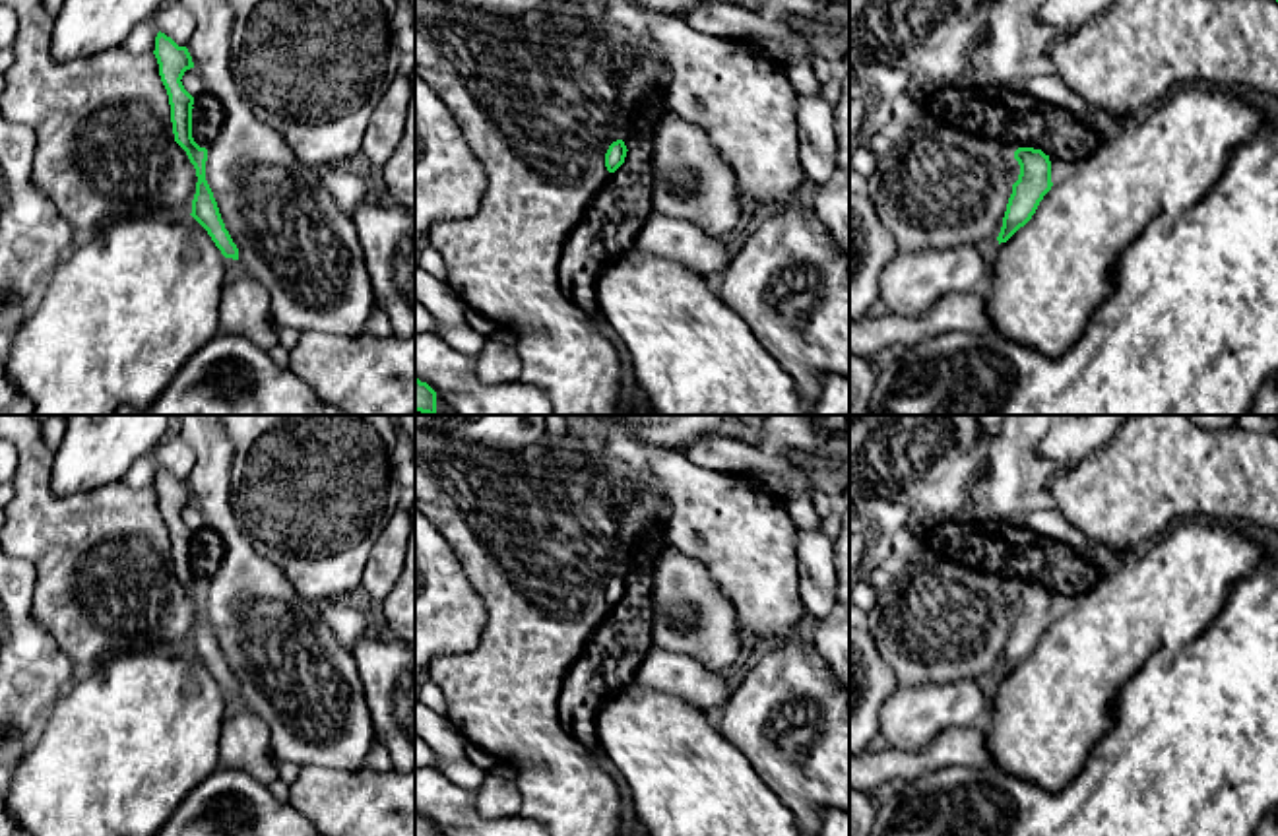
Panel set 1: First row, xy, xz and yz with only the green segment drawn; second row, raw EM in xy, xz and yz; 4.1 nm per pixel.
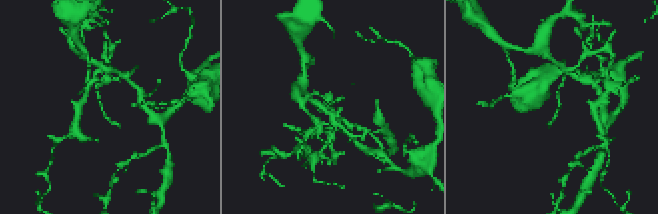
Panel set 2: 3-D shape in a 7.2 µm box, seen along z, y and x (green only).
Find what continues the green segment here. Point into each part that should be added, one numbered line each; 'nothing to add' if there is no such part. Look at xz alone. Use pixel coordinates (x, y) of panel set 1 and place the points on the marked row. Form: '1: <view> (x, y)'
nothing to add

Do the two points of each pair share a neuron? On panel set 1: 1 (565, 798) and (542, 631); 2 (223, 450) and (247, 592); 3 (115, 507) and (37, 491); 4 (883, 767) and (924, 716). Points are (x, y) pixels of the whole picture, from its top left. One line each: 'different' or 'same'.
1: same
2: same
3: same
4: different

